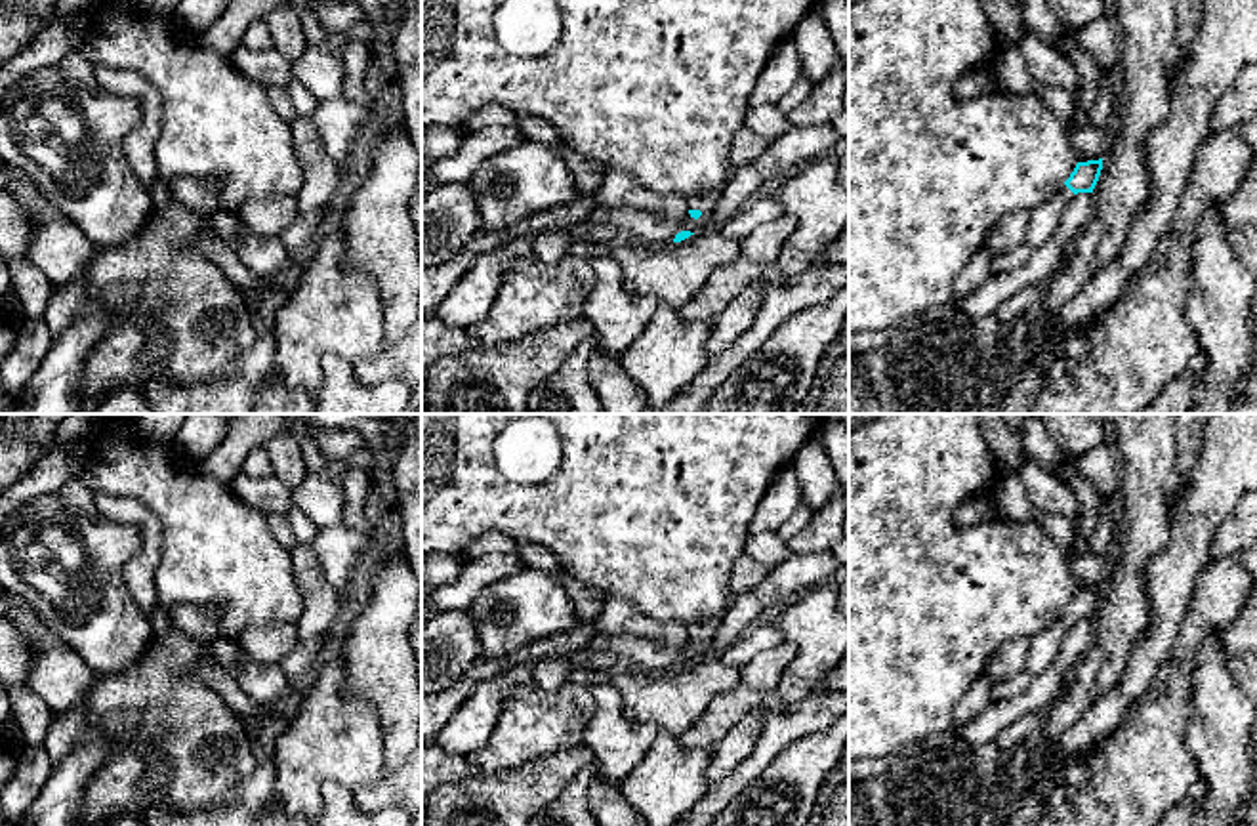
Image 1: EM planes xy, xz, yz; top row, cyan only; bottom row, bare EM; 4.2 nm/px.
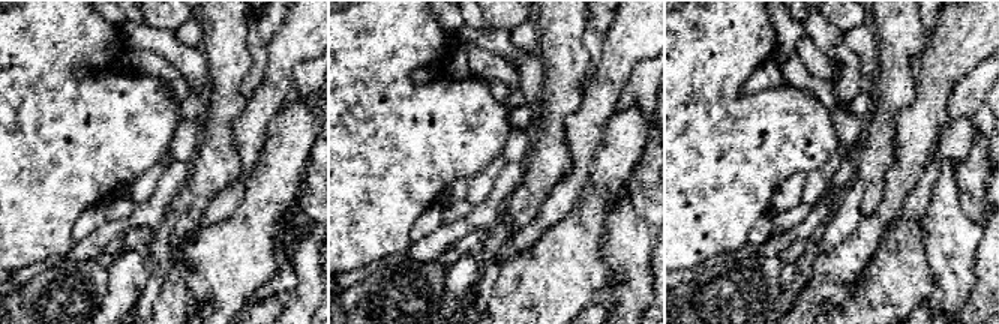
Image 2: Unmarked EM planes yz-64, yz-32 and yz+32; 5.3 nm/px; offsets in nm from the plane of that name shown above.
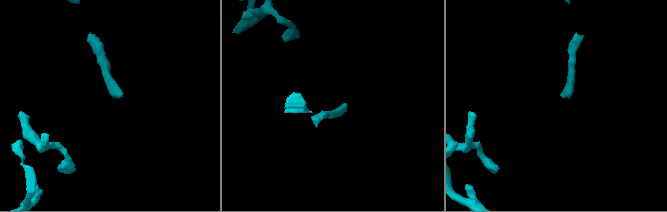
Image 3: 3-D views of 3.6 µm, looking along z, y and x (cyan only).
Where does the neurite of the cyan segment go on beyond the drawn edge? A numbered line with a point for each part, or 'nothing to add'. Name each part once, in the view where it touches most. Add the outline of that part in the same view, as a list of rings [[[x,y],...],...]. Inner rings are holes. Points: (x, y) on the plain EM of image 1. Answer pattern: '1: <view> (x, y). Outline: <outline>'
1: xz (704, 628). Outline: [[[706,618],[700,622],[687,622],[689,637],[700,637],[702,641],[710,641],[717,630],[717,618]]]

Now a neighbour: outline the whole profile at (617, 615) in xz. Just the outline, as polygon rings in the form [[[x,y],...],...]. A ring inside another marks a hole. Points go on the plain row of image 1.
[[[622,597],[605,599],[593,620],[597,622],[599,633],[607,635],[629,633],[635,637],[656,639],[668,647],[683,645],[689,639],[683,622],[658,622]]]

